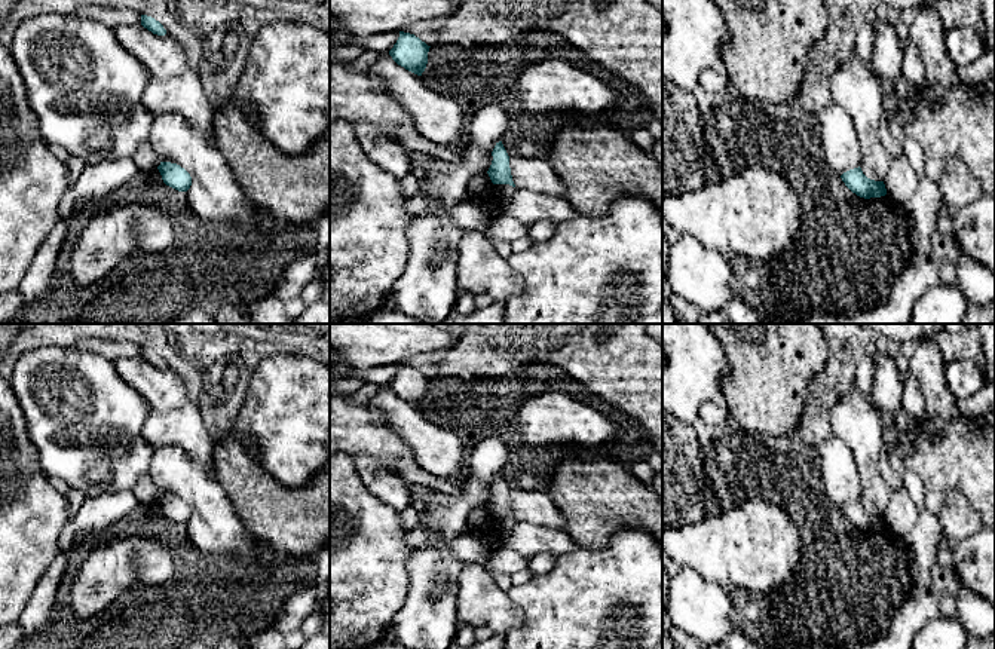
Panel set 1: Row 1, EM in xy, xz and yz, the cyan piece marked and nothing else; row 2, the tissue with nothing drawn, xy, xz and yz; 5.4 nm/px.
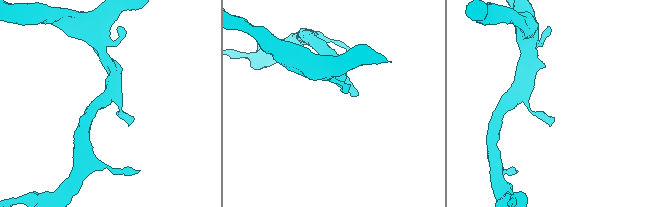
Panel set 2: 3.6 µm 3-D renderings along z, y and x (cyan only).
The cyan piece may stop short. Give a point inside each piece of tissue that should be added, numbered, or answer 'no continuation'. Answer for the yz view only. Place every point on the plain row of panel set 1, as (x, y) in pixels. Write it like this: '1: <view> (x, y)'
no continuation

